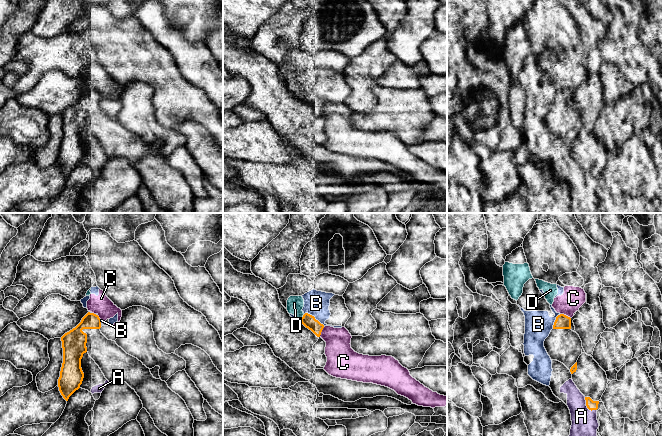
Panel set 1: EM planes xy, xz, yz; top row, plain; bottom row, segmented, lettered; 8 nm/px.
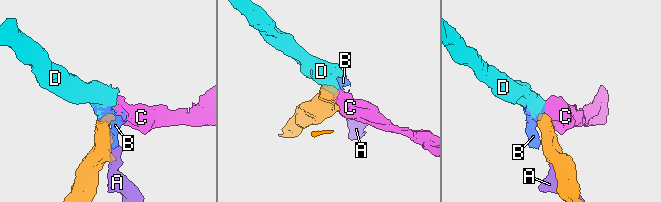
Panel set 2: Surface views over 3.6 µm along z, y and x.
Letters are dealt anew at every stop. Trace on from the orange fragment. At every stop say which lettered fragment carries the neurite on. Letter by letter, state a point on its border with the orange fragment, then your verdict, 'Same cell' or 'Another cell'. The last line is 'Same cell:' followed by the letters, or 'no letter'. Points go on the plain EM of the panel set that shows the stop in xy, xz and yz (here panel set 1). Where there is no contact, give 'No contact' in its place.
A: Touches orange at yz (587, 183). Another cell
B: Touches orange at xz (314, 93). Another cell
C: Touches orange at yz (565, 91). Another cell
D: Touches orange at xz (302, 93). Same cell
Same cell: D

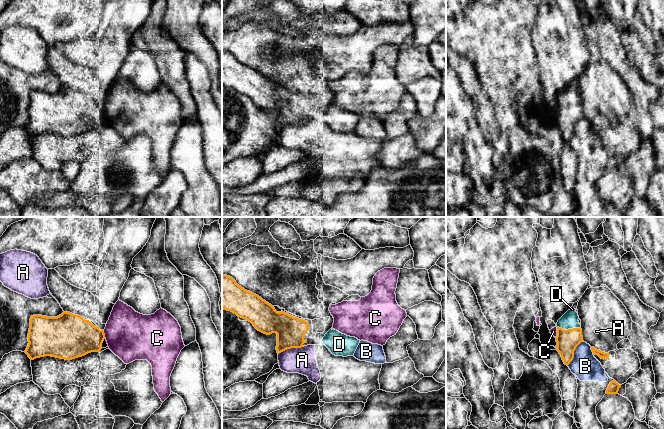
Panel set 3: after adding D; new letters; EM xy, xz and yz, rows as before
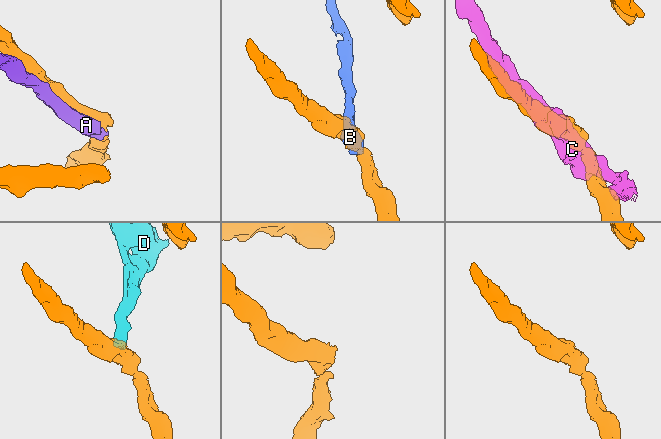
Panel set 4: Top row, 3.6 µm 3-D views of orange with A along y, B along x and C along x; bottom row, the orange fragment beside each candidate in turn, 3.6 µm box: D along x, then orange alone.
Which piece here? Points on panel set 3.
A: Touches orange at xz (291, 123). Another cell
B: Touches orange at yz (573, 129). Another cell
C: Touches orange at xy (104, 110). Another cell
D: Touches orange at yz (569, 105). Another cell
Same cell: no letter

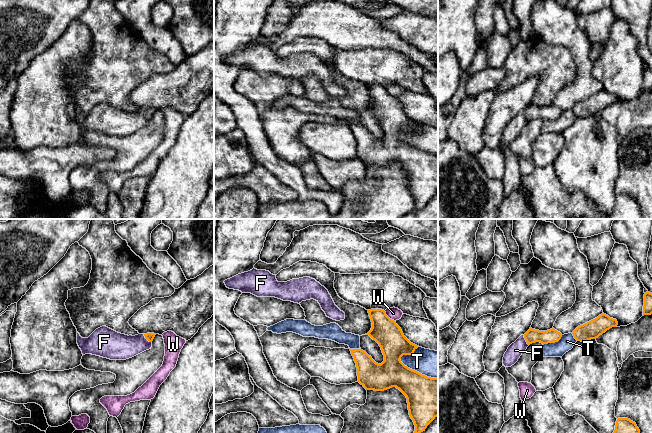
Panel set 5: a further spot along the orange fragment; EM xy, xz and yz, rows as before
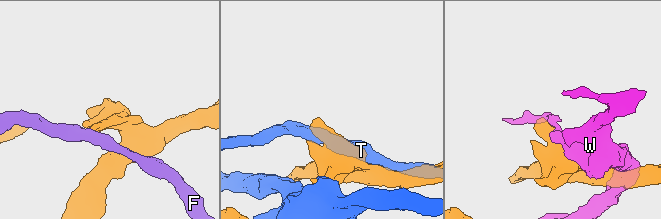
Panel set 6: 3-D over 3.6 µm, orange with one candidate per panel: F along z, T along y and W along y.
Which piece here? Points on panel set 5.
F: Touches orange at xy (147, 115). Another cell
T: Touches orange at xz (416, 147). Another cell
W: Touches orange at xz (388, 93). Another cell
Same cell: no letter

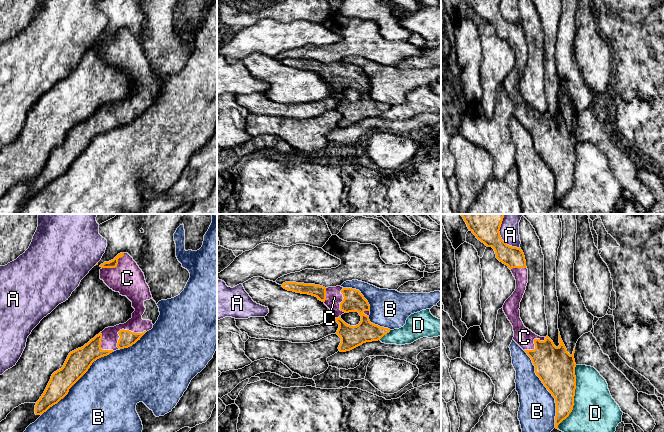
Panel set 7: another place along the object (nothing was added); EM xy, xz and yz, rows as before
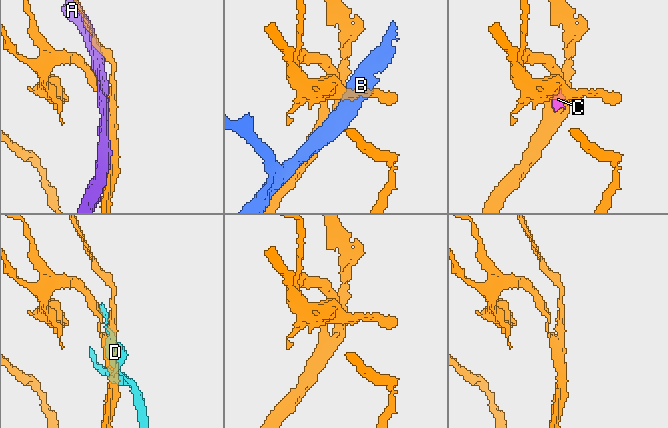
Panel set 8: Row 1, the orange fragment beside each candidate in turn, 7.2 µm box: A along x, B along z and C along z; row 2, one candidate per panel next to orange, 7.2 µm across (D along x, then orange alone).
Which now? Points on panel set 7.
A: Touches orange at yz (502, 16). Another cell
B: Touches orange at xy (78, 155). Another cell
C: Touches orange at xy (125, 106). Same cell
D: Touches orange at yz (573, 173). Another cell
Same cell: C

